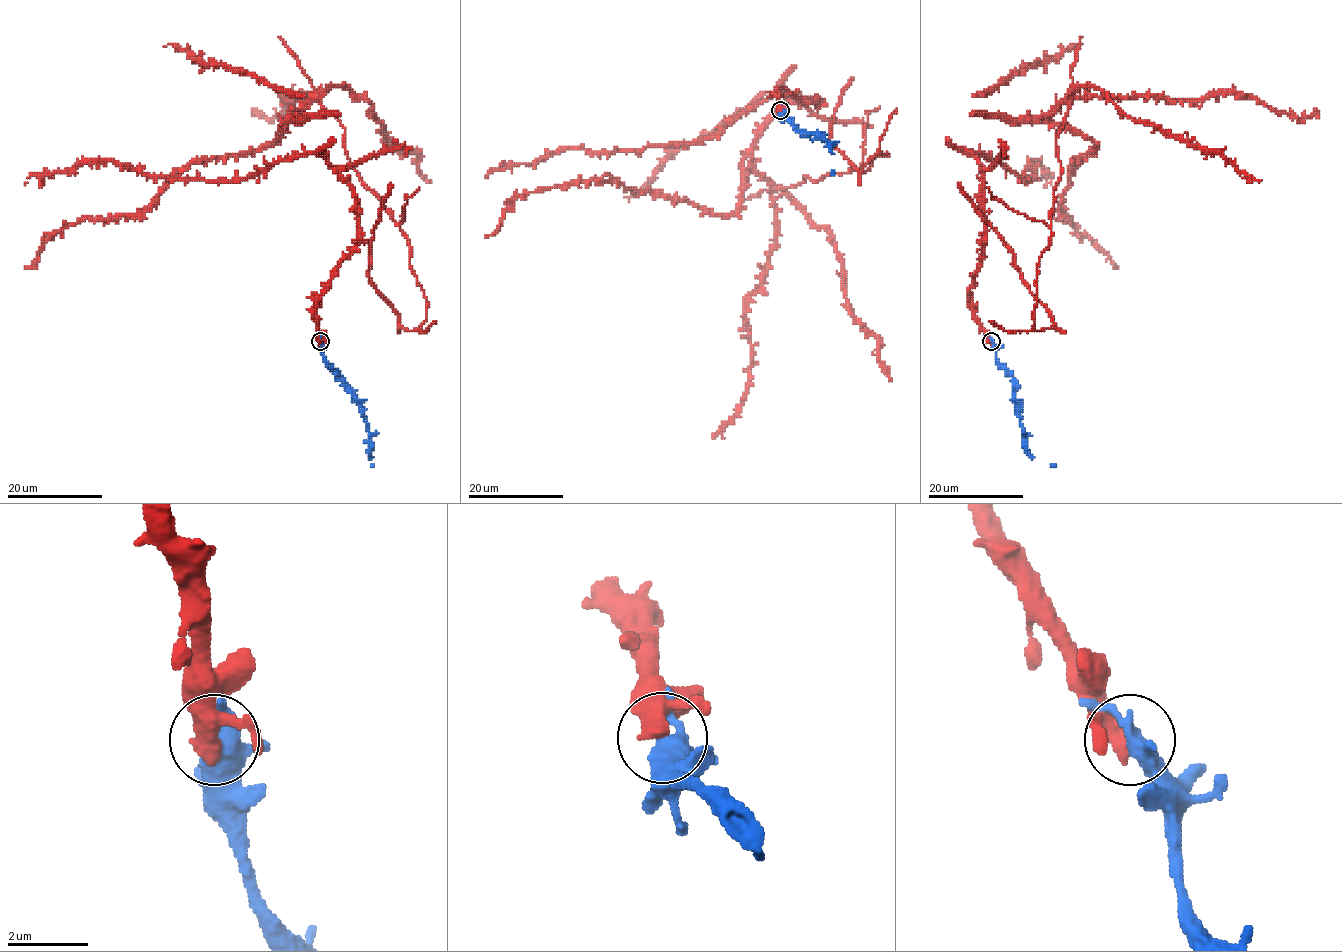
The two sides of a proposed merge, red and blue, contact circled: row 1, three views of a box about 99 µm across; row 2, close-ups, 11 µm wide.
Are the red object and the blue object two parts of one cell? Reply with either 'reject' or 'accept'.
accept

